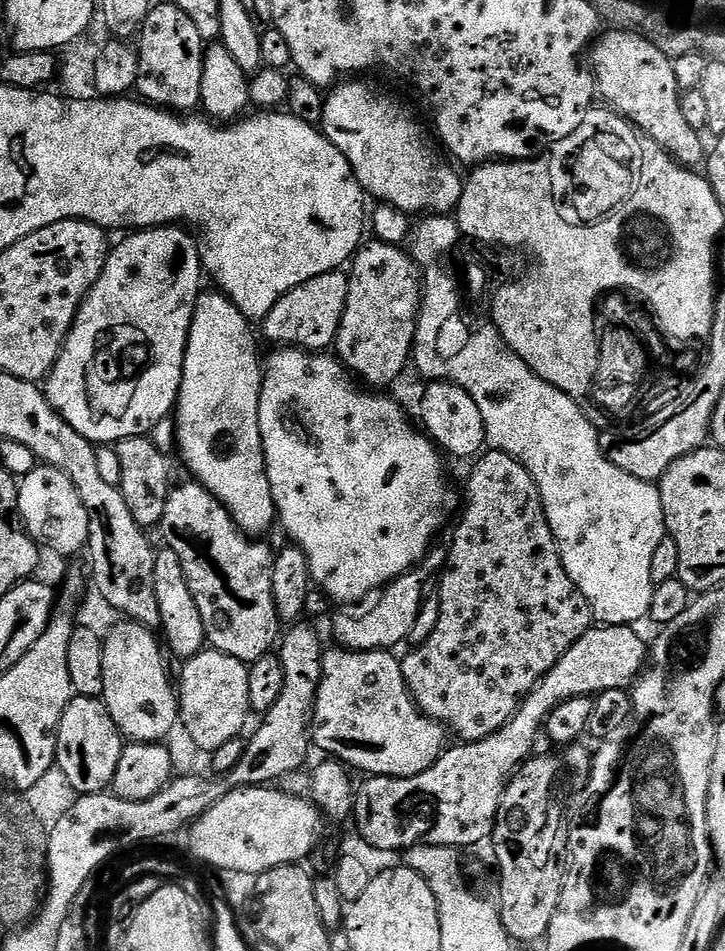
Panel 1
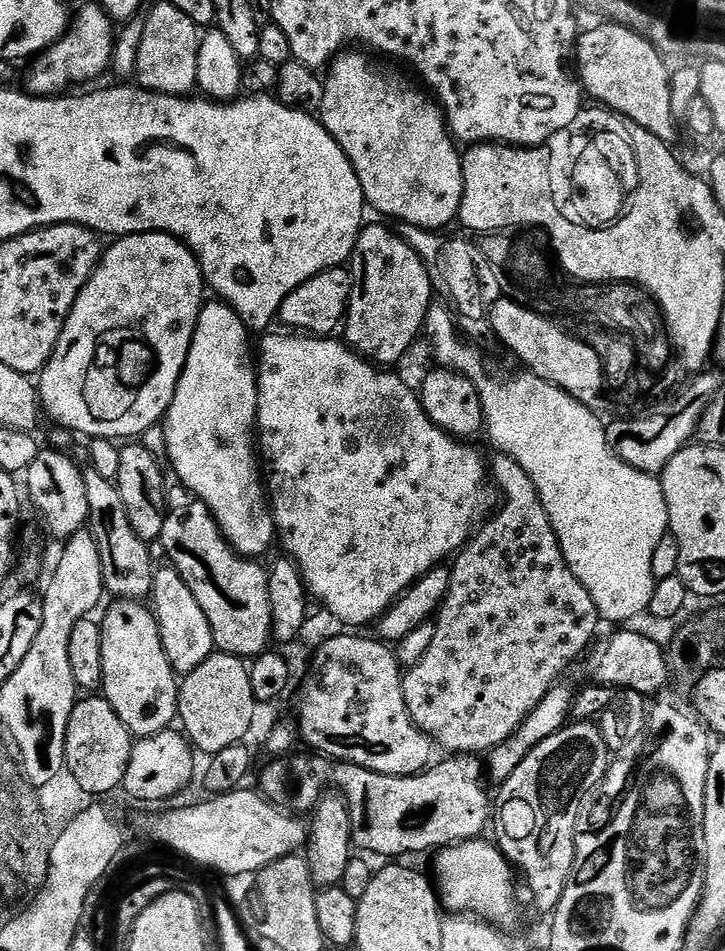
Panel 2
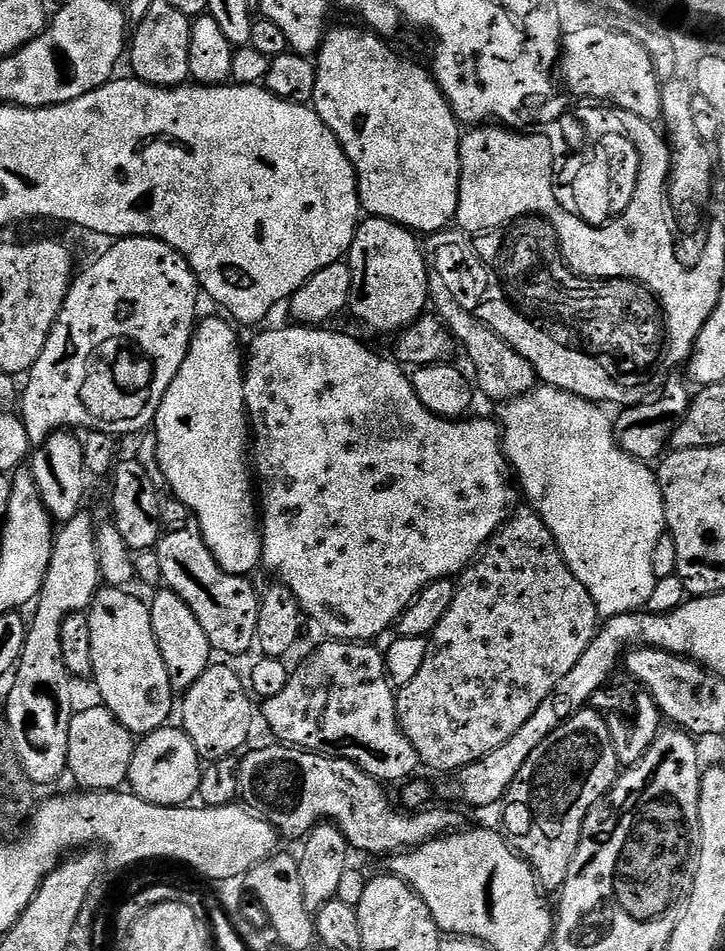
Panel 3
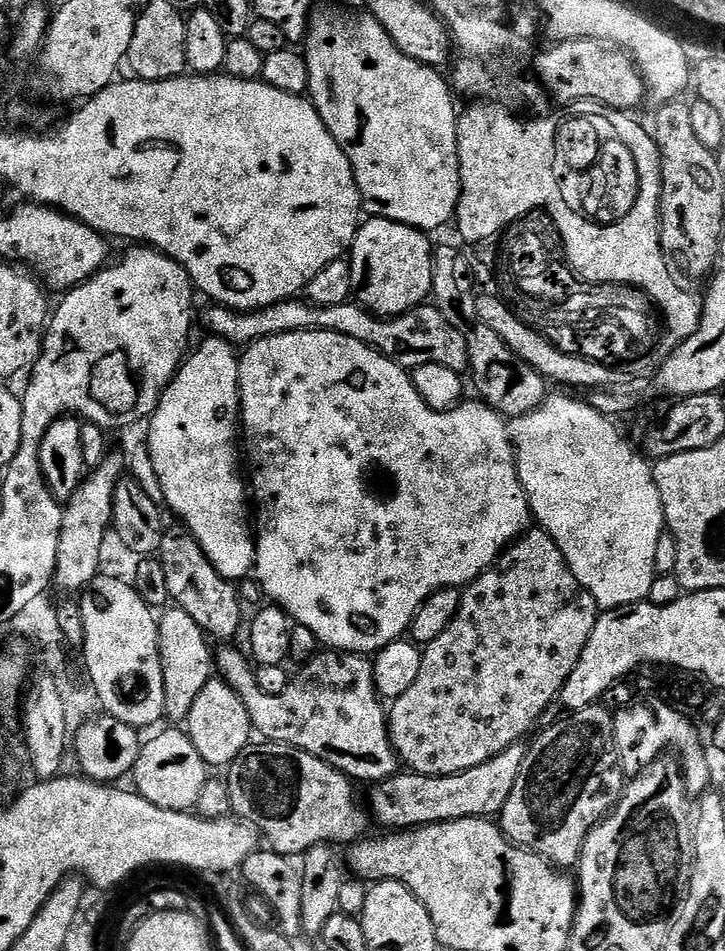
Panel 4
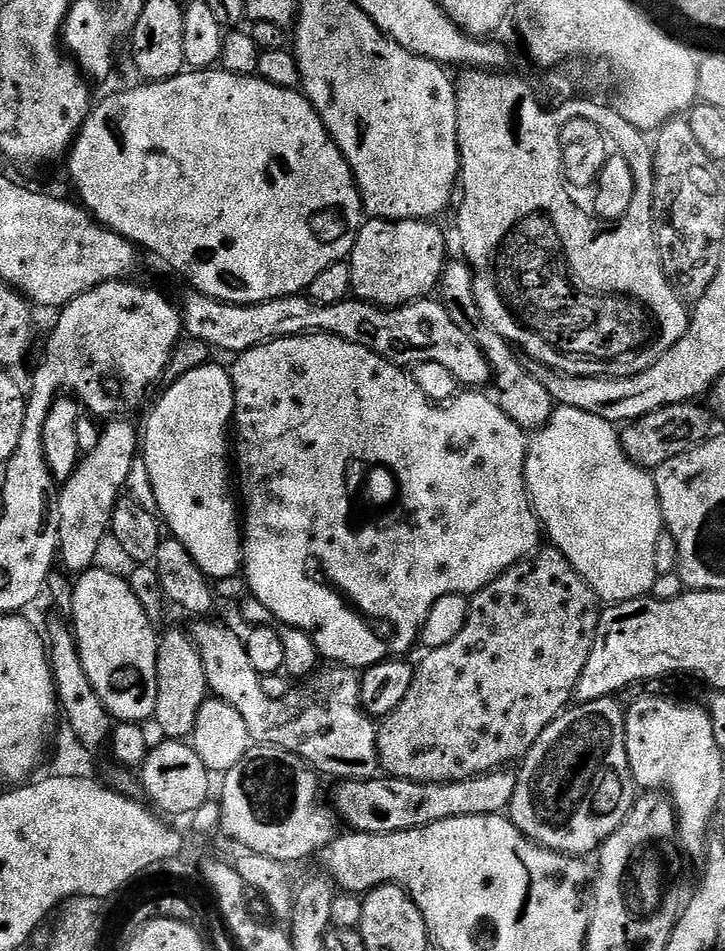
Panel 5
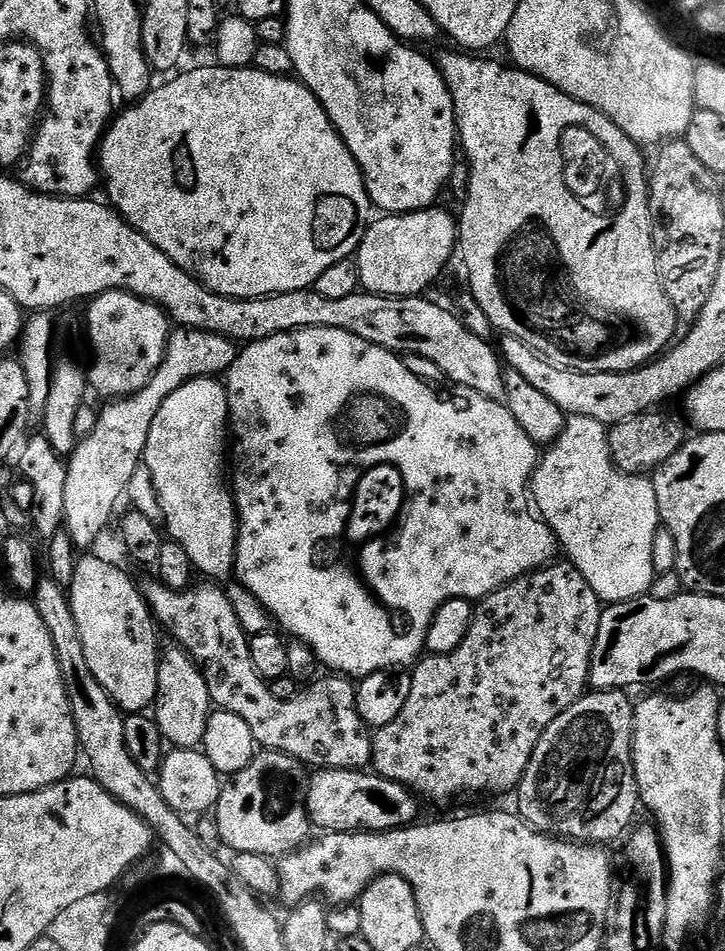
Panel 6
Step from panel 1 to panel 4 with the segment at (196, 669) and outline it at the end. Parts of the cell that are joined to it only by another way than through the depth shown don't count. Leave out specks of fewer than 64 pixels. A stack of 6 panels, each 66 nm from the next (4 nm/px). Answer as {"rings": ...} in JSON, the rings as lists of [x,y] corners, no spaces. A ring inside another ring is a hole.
{"rings":[[[213,678],[206,682],[206,686],[202,686],[202,694],[198,694],[194,706],[190,706],[186,731],[190,742],[194,742],[194,750],[202,754],[212,770],[231,766],[238,754],[242,754],[242,750],[254,740],[254,729],[246,710],[246,702],[238,698],[236,691],[223,678]]]}

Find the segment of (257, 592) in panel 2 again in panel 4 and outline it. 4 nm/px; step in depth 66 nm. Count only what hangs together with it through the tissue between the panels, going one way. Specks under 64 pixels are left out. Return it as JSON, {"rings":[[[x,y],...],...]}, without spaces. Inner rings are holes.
{"rings":[[[165,535],[158,553],[158,559],[166,572],[171,603],[186,610],[186,614],[190,614],[190,618],[194,618],[194,622],[198,622],[200,629],[209,637],[217,636],[224,640],[220,642],[231,641],[228,639],[240,628],[240,596],[236,593],[237,585],[222,578],[222,574],[214,570],[196,540],[184,536]]]}

